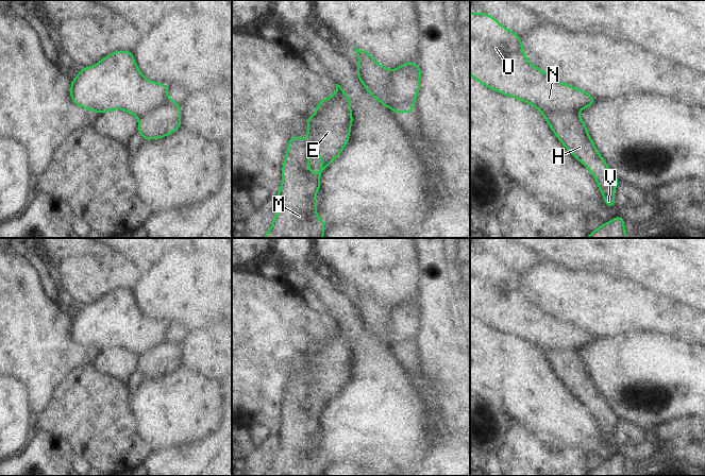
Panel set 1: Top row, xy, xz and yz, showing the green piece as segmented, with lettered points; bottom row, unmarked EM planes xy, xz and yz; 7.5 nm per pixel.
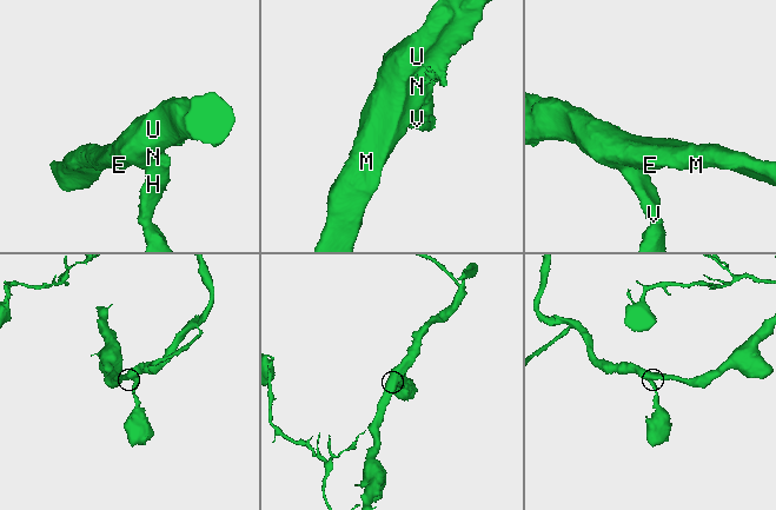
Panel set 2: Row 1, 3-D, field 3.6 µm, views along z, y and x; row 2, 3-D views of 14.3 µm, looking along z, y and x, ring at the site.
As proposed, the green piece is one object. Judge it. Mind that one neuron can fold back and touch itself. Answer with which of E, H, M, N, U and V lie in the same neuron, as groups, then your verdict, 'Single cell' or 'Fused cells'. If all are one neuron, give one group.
Groups: E M N U / H V. Fused cells.

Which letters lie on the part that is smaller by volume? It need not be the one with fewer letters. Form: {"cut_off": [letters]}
{"cut_off": ["H", "V"]}

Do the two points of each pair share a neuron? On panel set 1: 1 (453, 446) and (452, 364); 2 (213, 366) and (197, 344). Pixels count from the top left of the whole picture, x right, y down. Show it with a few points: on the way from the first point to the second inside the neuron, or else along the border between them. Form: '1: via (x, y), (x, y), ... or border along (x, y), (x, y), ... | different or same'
1: border along (458, 437), (438, 439) | different
2: via (208, 360), (198, 350) | same

